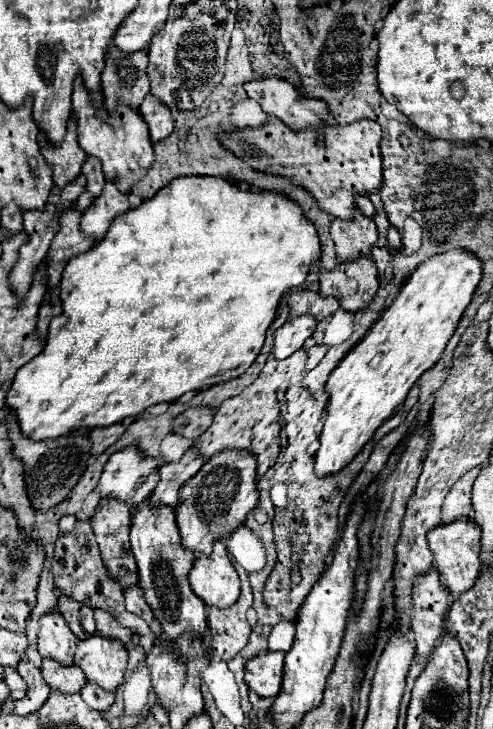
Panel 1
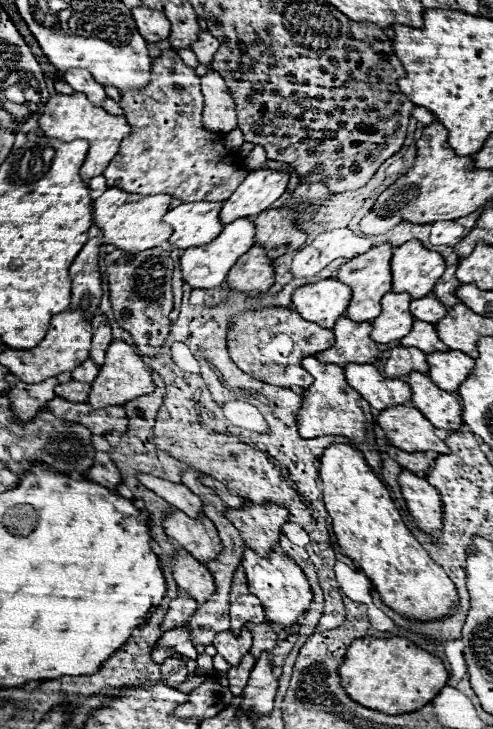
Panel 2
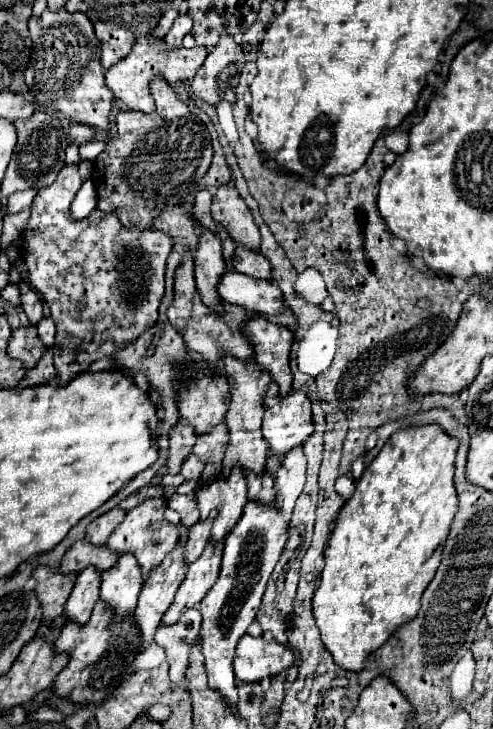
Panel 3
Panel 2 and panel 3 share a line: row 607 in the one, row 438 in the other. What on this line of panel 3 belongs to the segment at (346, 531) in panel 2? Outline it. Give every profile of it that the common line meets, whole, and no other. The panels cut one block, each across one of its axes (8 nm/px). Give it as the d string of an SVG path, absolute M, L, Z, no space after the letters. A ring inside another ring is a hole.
M438 424L396 430L360 480L356 480L354 494L340 508L324 550L324 570L320 574L320 586L312 598L312 608L320 638L342 668L362 670L364 658L372 650L378 650L400 624L418 614L420 596L434 574L434 570L424 570L422 564L446 540L458 508L452 480L456 450L458 440L448 436Z

